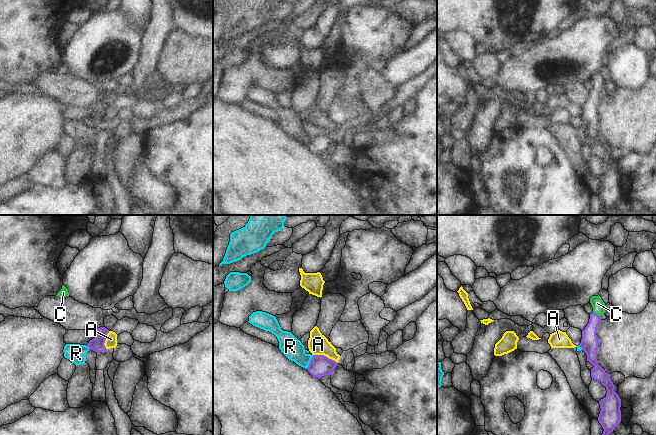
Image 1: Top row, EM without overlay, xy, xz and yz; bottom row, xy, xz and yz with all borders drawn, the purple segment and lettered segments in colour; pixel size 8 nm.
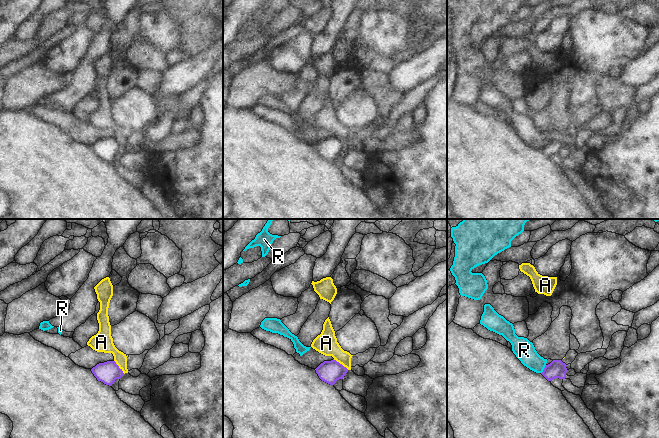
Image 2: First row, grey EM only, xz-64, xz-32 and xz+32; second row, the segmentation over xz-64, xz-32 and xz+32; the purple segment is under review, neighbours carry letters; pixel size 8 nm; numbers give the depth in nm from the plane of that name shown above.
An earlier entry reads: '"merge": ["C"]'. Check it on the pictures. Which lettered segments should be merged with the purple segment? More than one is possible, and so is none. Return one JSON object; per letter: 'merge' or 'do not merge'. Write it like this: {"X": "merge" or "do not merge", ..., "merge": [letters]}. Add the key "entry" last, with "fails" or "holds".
{"A": "do not merge", "C": "merge", "R": "do not merge", "merge": ["C"], "entry": "holds"}

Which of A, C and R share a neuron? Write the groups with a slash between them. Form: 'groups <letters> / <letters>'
groups A / C / R

